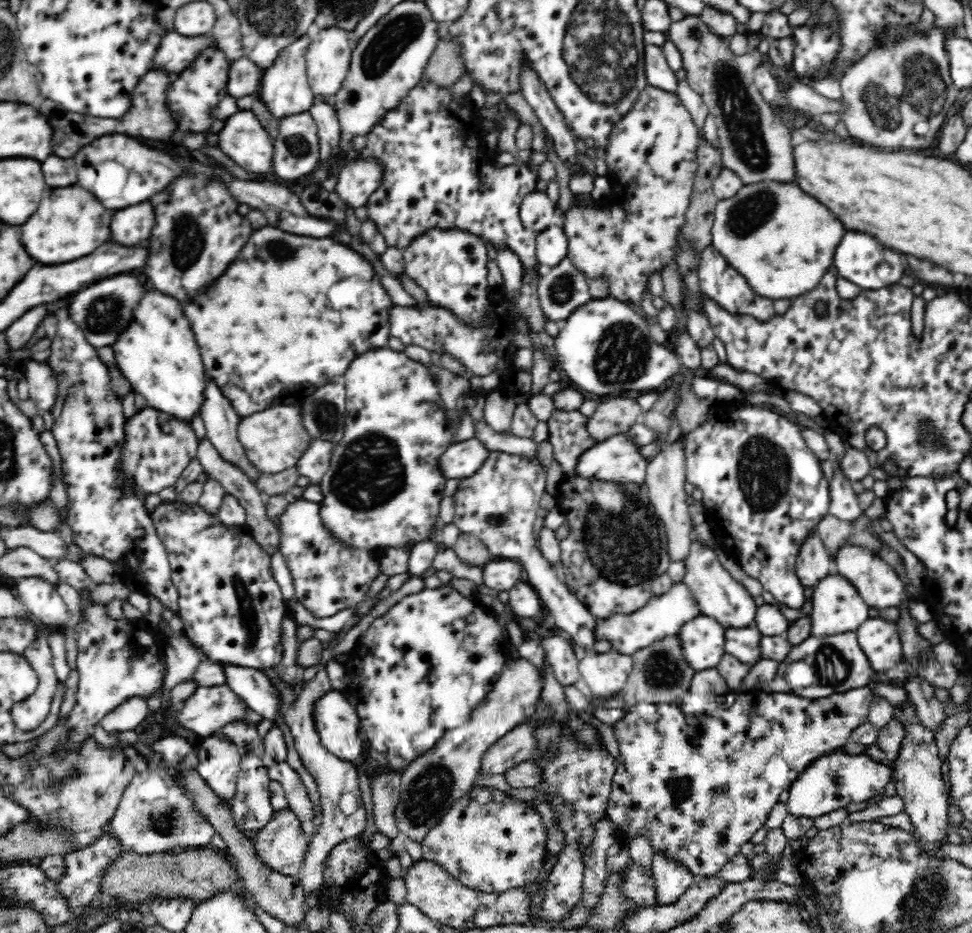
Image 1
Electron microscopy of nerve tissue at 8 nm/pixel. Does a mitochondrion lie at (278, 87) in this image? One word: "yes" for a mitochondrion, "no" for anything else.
no

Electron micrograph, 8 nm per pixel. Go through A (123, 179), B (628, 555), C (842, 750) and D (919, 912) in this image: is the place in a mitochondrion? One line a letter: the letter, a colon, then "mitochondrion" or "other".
A: other
B: mitochondrion
C: other
D: mitochondrion

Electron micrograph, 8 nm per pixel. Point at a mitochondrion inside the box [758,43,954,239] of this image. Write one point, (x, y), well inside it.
(917, 84)

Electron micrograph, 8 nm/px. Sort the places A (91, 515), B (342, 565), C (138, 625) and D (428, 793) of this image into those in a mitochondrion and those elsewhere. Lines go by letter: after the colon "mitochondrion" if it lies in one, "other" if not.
A: other
B: mitochondrion
C: other
D: mitochondrion

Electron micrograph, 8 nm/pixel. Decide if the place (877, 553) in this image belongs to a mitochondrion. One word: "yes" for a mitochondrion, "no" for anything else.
no

